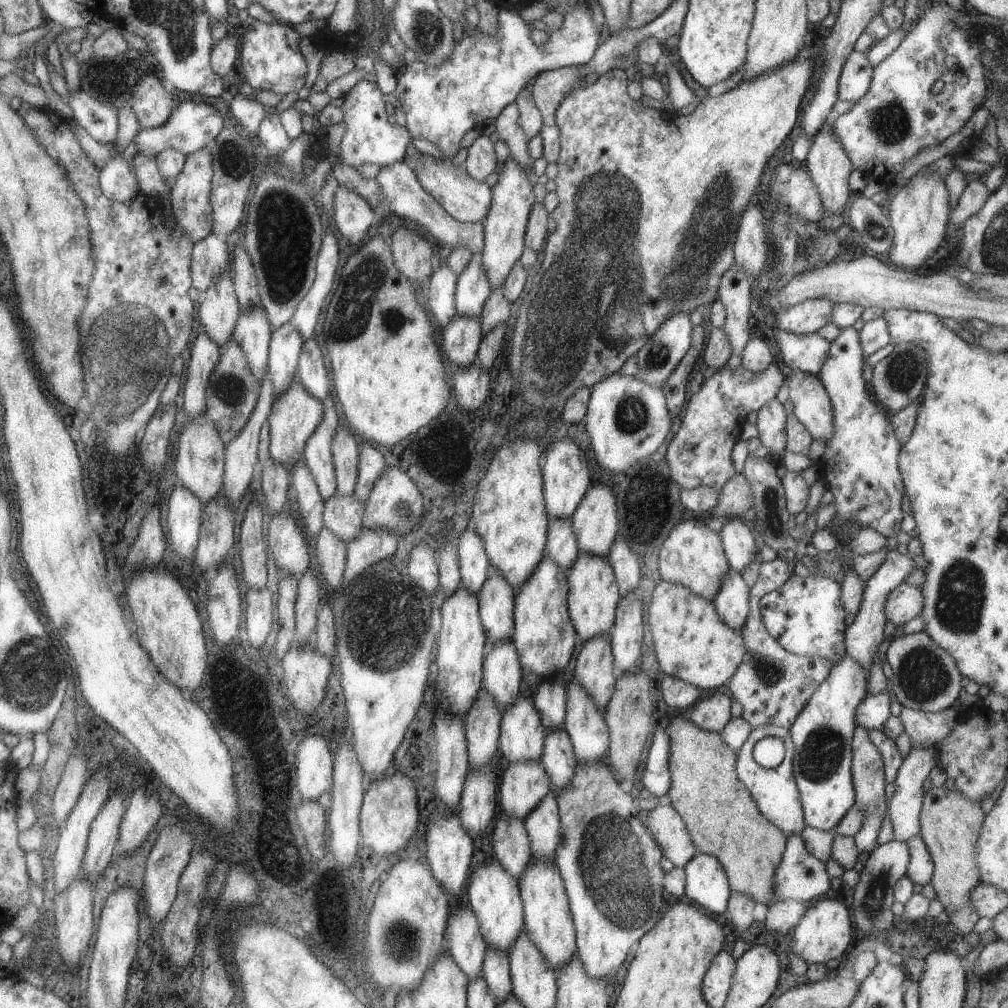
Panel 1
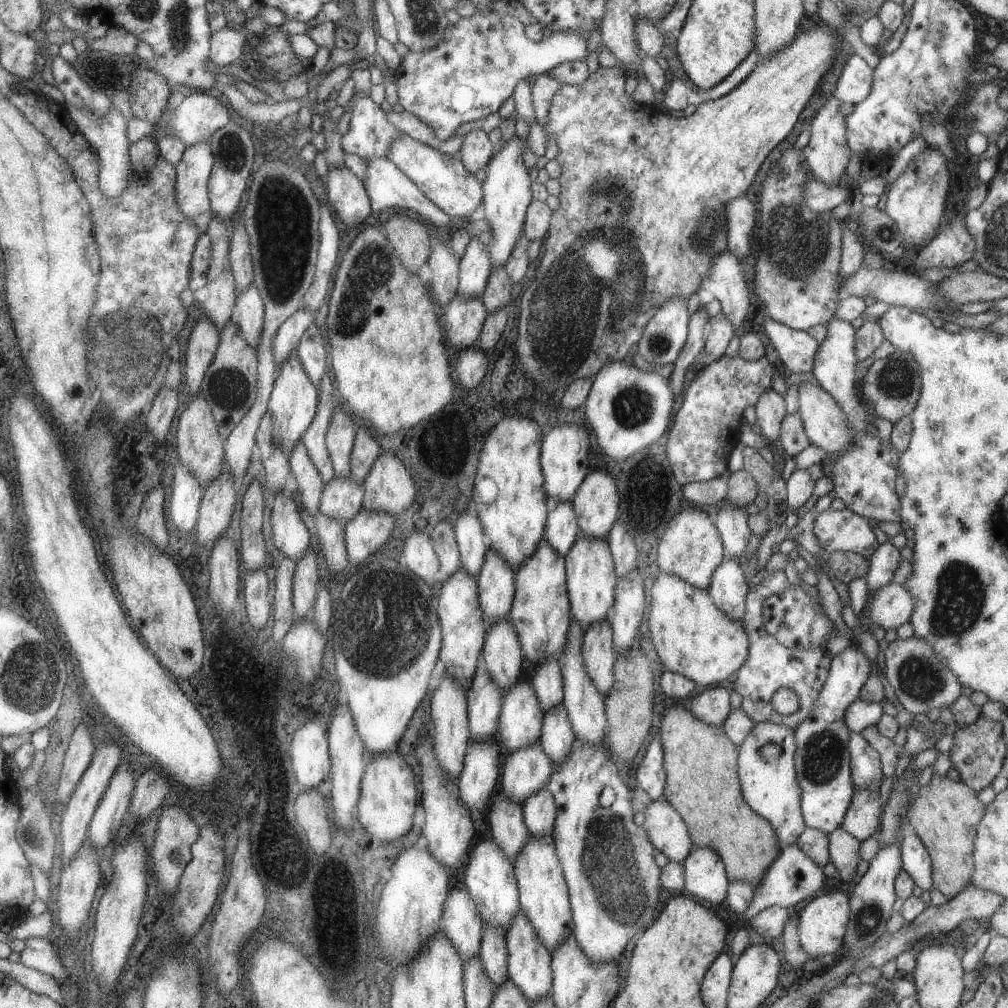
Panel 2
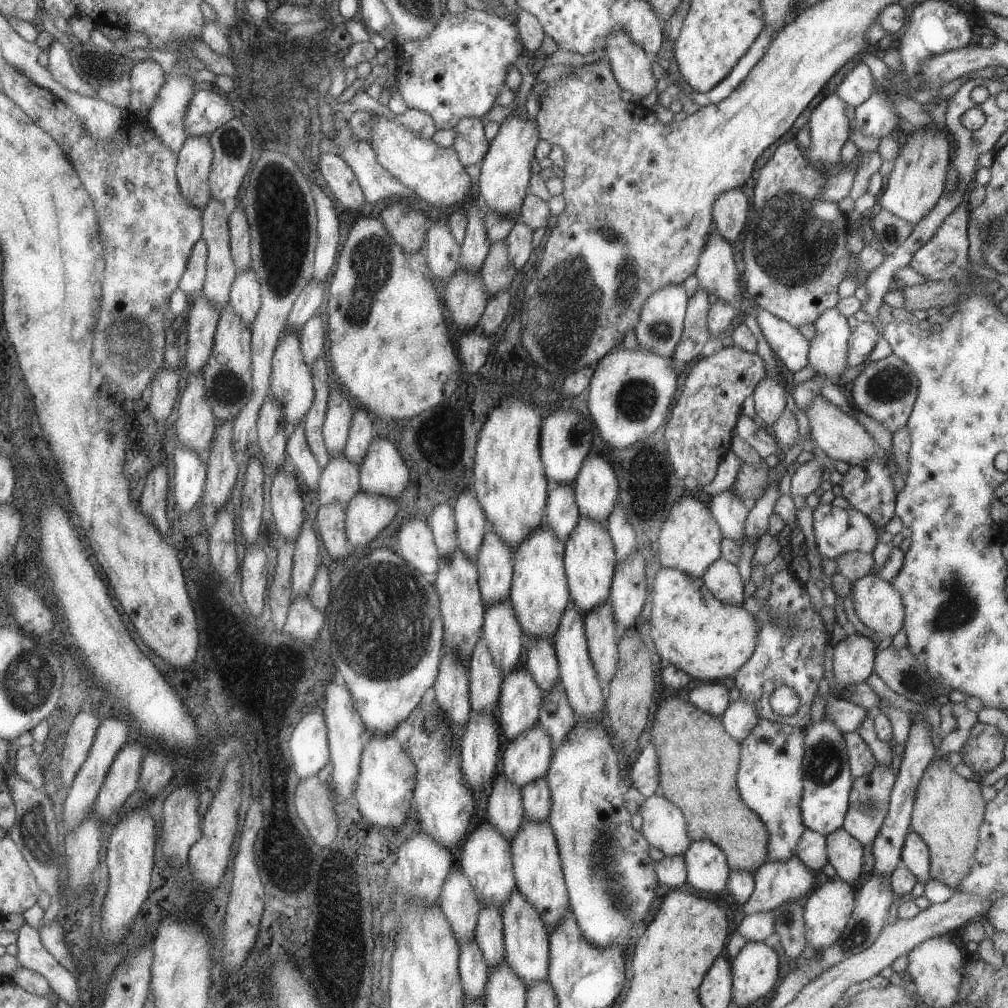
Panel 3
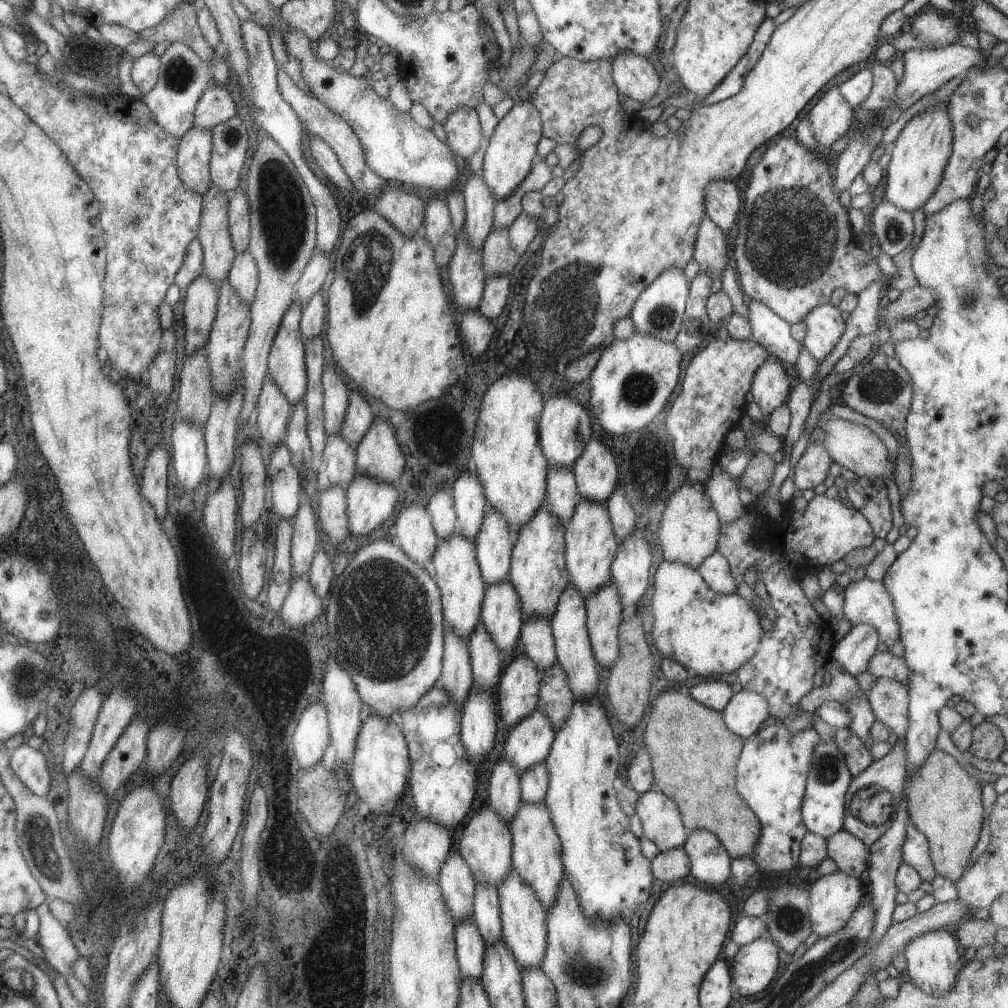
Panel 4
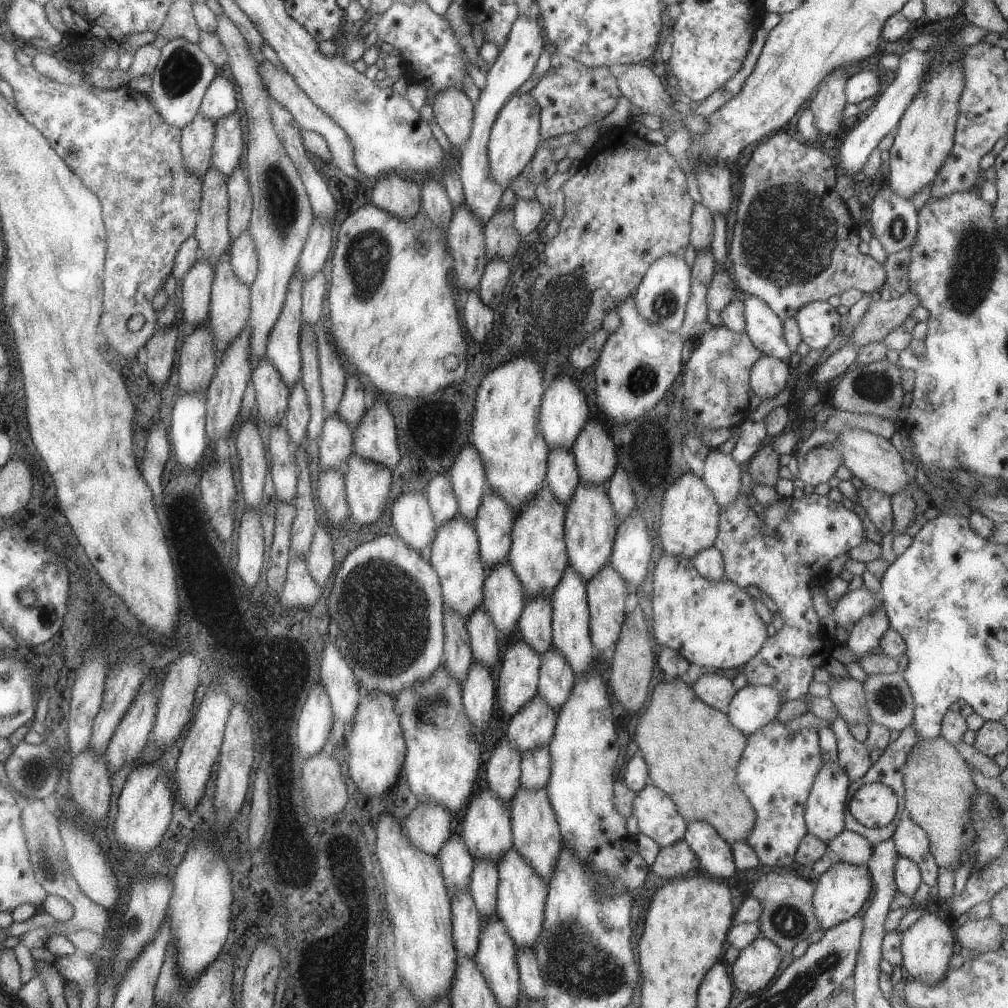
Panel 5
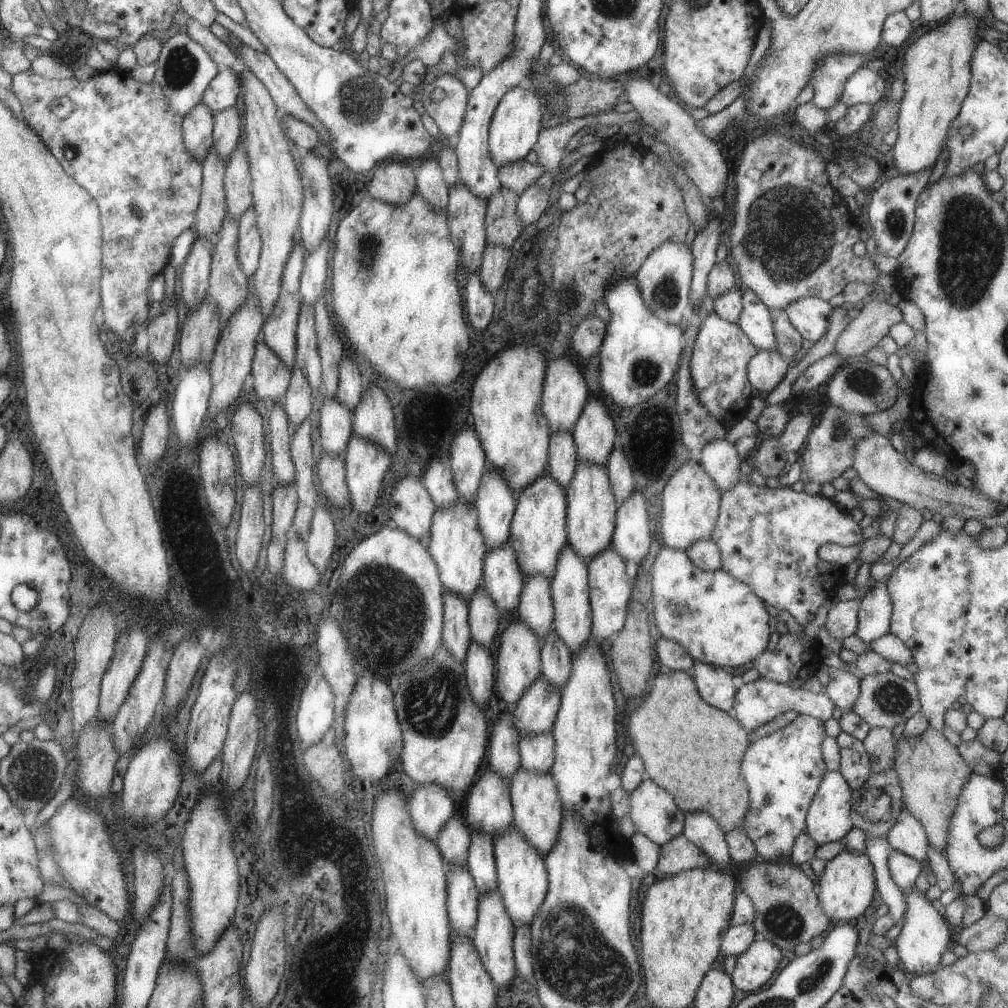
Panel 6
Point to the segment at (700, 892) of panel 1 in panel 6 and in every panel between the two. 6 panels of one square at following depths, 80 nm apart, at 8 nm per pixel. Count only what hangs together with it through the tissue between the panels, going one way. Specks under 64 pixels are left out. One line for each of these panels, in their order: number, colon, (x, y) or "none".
2: (704, 875)
3: (707, 870)
4: (709, 862)
5: (714, 856)
6: (699, 827)

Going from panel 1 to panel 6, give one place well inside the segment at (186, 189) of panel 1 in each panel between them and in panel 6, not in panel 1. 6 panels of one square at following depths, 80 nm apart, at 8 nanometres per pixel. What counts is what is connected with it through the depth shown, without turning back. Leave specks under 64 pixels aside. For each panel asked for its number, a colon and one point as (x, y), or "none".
2: (192, 171)
3: (193, 159)
4: (193, 151)
5: (196, 137)
6: (197, 124)

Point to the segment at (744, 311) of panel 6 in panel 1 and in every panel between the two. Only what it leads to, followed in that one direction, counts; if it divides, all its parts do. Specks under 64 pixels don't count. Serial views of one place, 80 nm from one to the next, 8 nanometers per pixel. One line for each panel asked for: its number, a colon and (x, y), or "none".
1: (806, 353)
2: (795, 349)
3: (787, 344)
4: (771, 332)
5: (763, 327)

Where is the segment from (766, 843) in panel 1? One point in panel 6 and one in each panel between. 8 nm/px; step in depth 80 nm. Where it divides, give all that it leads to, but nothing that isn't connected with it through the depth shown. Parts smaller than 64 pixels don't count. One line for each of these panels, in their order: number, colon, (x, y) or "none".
2: (699, 761)
3: (697, 760)
4: (693, 755)
5: (691, 750)
6: (693, 750)

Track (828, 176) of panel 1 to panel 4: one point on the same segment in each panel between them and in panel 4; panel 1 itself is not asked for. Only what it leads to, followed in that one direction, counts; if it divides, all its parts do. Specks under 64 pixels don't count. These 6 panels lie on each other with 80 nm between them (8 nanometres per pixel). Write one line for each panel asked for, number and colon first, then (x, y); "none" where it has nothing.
2: (825, 156)
3: (828, 126)
4: (830, 117)

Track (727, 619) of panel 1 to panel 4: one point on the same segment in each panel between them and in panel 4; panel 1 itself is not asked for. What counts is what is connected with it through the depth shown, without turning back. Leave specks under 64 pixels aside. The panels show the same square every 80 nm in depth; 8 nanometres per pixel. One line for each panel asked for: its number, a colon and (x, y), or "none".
2: (727, 588)
3: (721, 578)
4: (714, 570)

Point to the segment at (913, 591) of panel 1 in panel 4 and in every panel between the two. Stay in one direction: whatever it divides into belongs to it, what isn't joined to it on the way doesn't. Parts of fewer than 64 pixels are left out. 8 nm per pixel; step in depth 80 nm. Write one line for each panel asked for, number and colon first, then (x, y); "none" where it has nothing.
2: (888, 607)
3: (876, 603)
4: (865, 601)

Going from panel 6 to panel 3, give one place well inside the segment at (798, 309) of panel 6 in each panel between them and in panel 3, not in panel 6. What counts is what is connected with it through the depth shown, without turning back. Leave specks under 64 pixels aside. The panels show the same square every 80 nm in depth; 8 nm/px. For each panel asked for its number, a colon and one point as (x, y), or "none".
3: (826, 355)
4: (823, 324)
5: (817, 321)

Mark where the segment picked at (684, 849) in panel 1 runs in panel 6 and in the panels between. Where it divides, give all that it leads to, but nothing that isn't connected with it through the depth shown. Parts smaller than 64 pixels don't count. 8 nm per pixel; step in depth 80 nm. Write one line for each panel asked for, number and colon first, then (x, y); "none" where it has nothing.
2: (665, 829)
3: (663, 825)
4: (661, 822)
5: (656, 815)
6: (652, 810)

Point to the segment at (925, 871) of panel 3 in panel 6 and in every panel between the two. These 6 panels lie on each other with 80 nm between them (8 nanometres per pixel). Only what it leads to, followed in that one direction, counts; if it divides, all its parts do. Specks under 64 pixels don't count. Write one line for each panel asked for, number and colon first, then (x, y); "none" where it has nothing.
4: (914, 849)
5: (910, 841)
6: (906, 834)

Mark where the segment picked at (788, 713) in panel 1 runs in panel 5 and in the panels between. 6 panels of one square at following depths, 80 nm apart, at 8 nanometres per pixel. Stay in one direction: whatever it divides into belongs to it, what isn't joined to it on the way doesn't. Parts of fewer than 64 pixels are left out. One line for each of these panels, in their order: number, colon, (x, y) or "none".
2: (769, 665)
3: (782, 656)
4: (782, 669)
5: (783, 548)

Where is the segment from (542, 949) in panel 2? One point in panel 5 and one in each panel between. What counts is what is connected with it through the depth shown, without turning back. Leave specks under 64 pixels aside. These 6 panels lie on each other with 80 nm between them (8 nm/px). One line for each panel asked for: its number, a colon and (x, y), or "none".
3: (525, 937)
4: (522, 916)
5: (521, 894)

